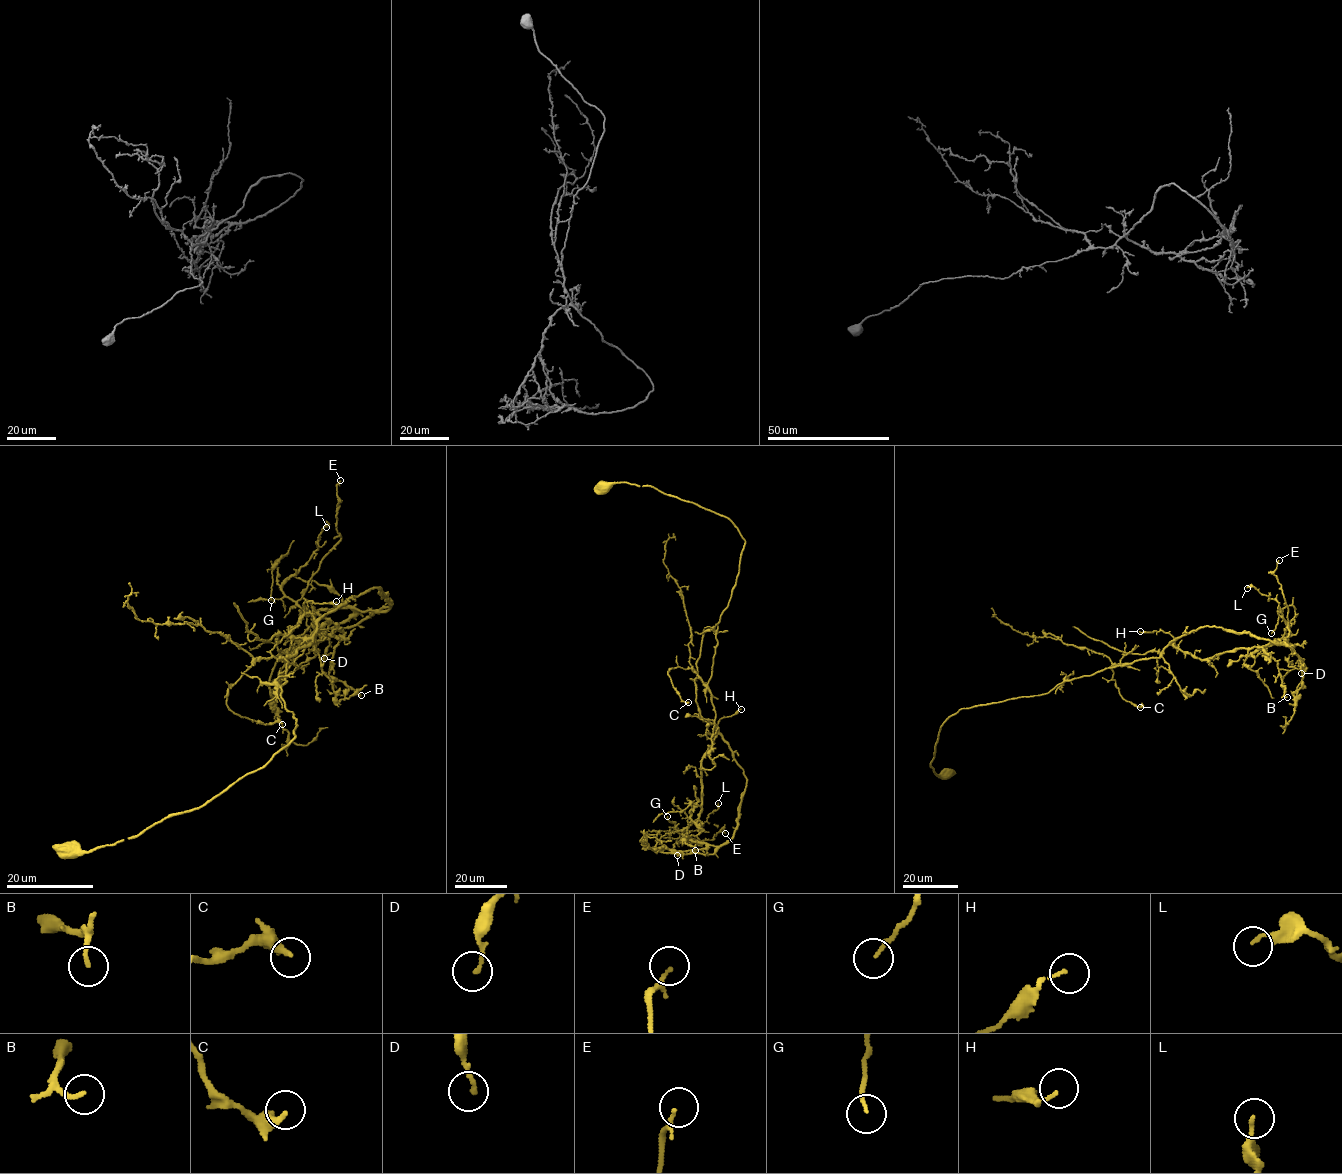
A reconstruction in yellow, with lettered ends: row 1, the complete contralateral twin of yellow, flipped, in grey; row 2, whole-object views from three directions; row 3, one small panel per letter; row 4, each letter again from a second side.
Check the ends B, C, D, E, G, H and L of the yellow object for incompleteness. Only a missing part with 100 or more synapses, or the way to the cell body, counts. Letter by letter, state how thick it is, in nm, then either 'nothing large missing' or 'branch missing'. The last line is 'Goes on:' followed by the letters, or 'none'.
B: 180 nm thick; nothing large missing
C: 260 nm thick; nothing large missing
D: 180 nm thick; nothing large missing
E: 160 nm thick; nothing large missing
G: 130 nm thick; nothing large missing
H: 110 nm thick; nothing large missing
L: 140 nm thick; nothing large missing
Goes on: none

